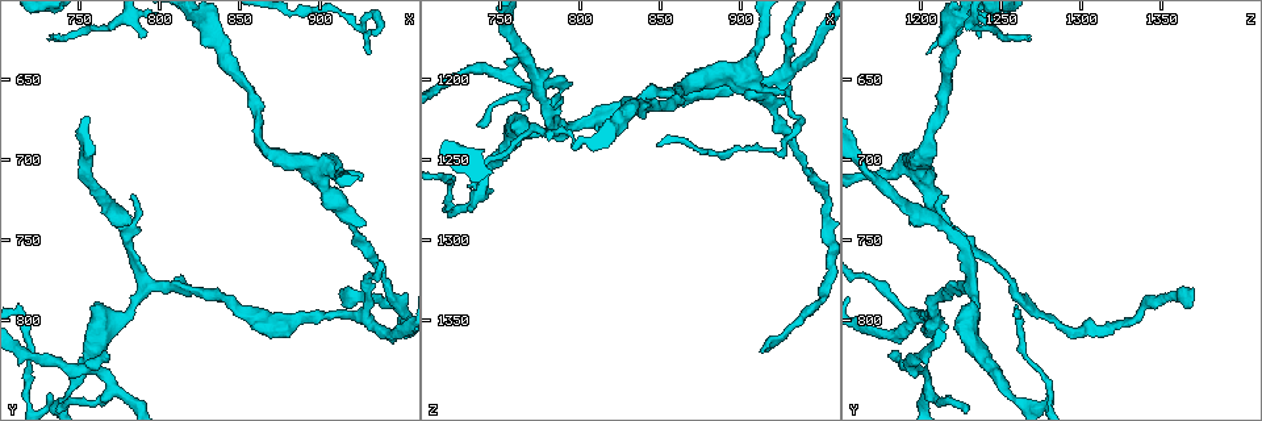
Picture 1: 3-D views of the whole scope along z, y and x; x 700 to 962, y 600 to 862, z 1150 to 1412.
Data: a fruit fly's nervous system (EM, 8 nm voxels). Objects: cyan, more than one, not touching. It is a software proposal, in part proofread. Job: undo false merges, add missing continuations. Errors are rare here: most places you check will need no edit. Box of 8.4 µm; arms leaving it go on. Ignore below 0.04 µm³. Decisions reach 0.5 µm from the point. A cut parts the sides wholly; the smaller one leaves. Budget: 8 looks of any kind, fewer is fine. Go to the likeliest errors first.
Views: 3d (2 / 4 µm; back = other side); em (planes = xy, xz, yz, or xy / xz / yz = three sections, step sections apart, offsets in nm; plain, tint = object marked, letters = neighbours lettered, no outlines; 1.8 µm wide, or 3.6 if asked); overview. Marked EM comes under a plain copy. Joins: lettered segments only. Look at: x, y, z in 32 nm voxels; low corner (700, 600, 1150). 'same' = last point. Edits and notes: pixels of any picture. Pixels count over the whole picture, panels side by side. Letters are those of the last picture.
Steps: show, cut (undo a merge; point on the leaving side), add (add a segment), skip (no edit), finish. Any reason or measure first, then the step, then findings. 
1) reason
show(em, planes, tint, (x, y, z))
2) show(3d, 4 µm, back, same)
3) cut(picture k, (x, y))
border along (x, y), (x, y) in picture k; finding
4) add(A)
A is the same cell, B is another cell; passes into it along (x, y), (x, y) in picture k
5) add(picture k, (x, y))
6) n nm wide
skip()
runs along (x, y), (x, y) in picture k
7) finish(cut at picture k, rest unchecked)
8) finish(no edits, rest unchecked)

thin end
show(3d, 4 µm, (914, 782, 1370))

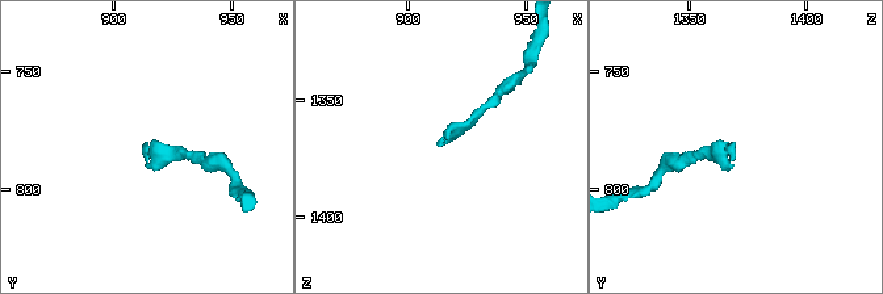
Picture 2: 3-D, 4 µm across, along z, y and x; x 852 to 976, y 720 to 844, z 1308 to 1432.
show(em, 3.6 µm, xy, step 16, letters, (914, 780, 1370))

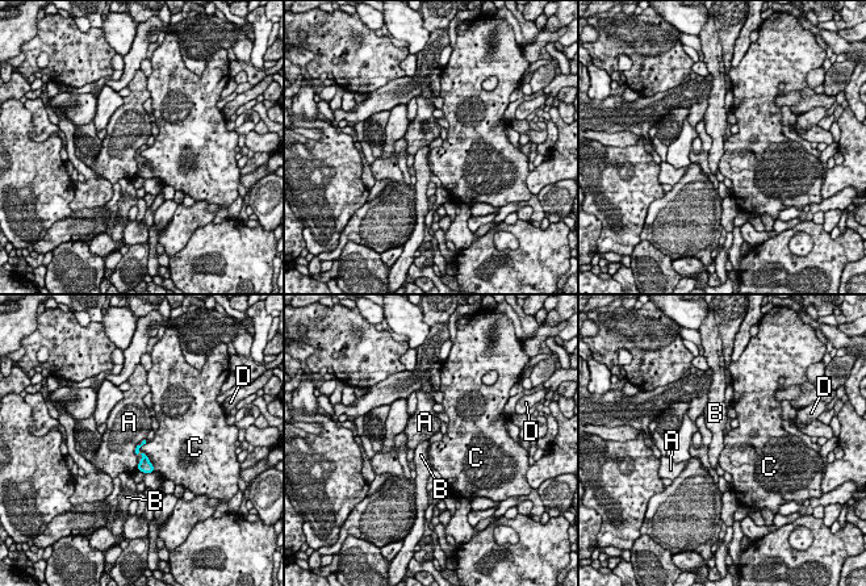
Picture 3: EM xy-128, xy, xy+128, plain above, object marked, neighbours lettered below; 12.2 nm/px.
skip()
A, B, C and D are other cells; border along (138, 451), (147, 457), (154, 471) in picture 3; no lettered segment goes on from it

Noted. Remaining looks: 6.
branch stops here
show(3d, 2 µm, (924, 712, 1210))

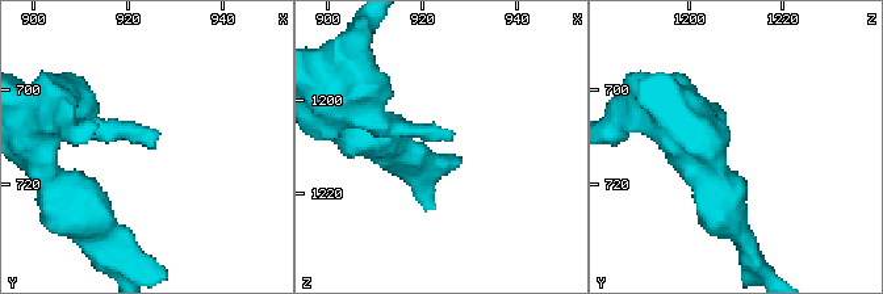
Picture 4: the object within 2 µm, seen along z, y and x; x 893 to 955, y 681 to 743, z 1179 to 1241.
show(em, xy, step 8, letters, (926, 712, 1208))

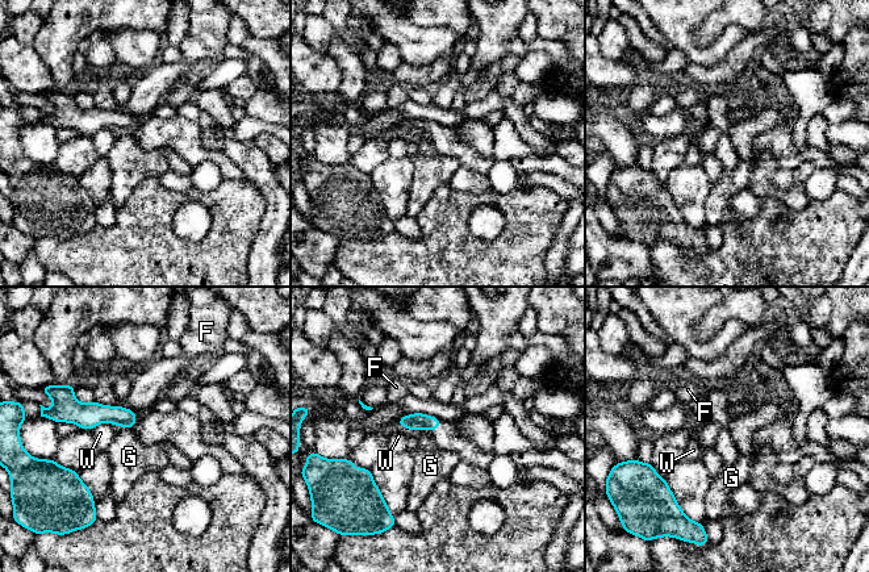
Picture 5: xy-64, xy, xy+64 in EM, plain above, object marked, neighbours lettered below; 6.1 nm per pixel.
100 nm wide
skip()
F, G and W are other cells; border along (117, 426), (129, 426), (132, 429) in picture 5; no lettered segment goes on from it

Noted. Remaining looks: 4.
an open end
show(em, xy, step 4, tint, (768, 820, 1182))

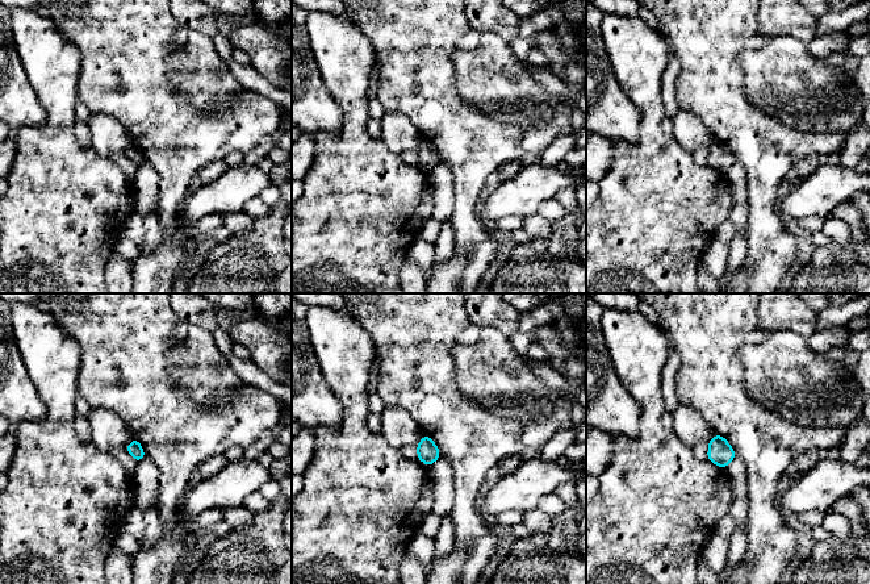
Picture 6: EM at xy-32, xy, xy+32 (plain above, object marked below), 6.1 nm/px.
another direction
show(em, planes, letters, same)

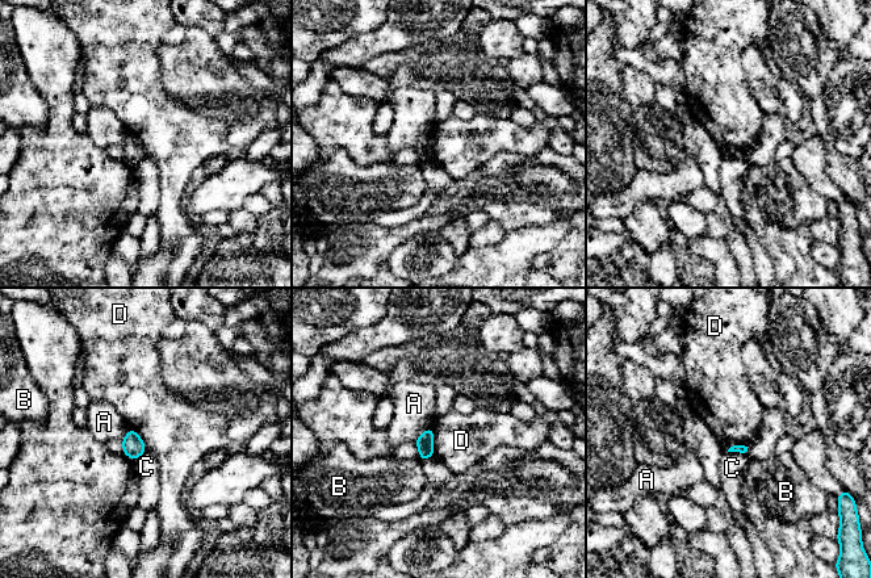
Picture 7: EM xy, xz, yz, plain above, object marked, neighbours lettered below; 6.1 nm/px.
skip()
A, B, C and D are other cells; border along (431, 427), (434, 456) in picture 7; no lettered segment goes on from it

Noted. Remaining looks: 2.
finish(no edits, rest unchecked)

